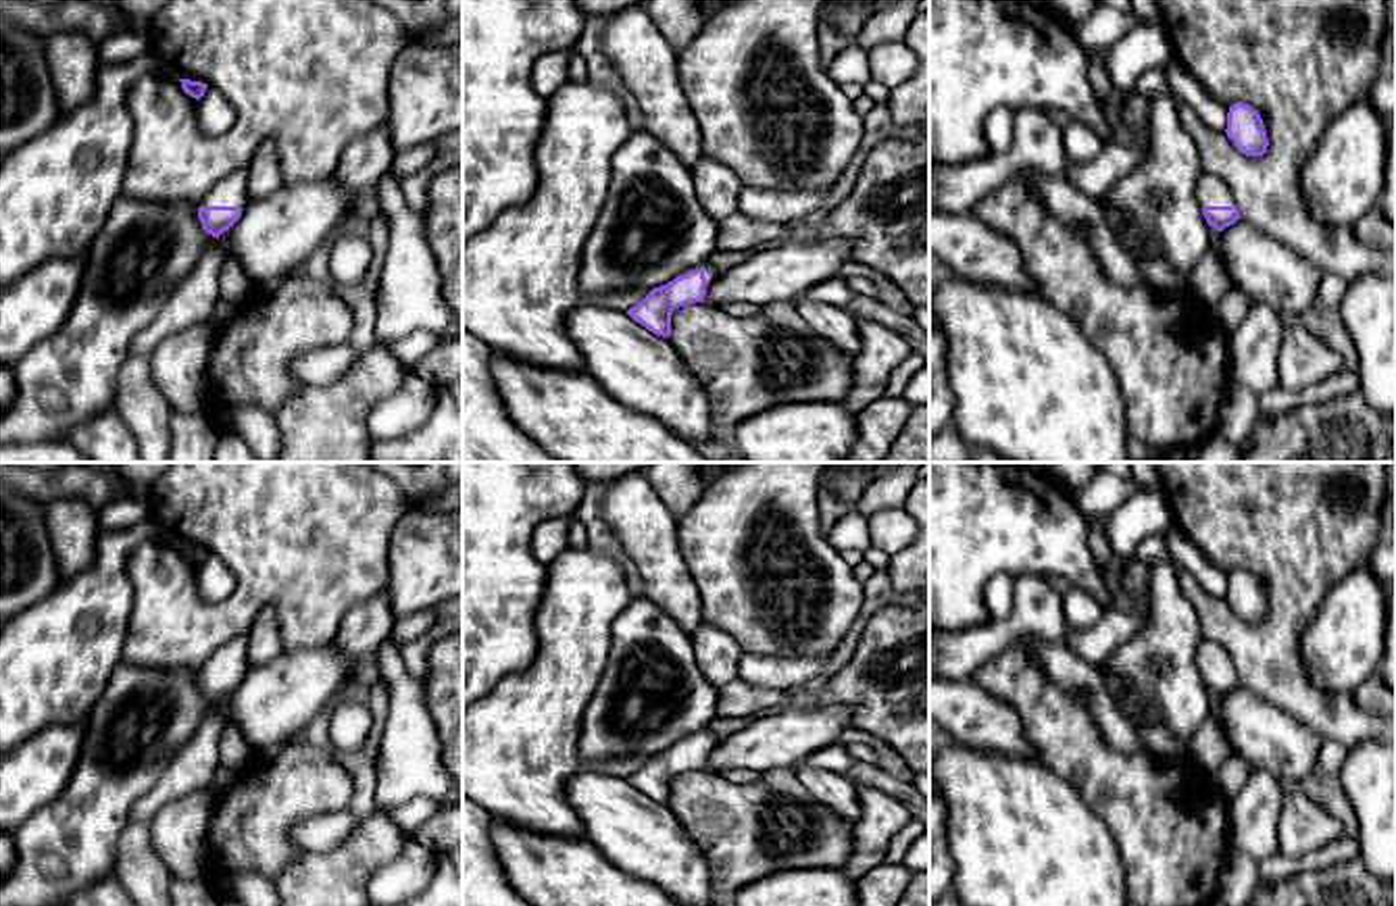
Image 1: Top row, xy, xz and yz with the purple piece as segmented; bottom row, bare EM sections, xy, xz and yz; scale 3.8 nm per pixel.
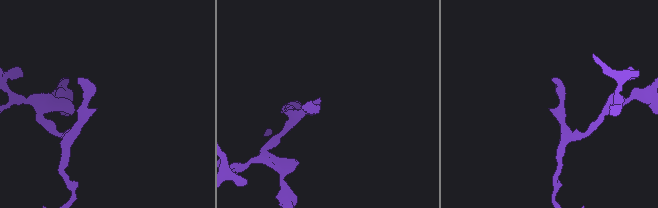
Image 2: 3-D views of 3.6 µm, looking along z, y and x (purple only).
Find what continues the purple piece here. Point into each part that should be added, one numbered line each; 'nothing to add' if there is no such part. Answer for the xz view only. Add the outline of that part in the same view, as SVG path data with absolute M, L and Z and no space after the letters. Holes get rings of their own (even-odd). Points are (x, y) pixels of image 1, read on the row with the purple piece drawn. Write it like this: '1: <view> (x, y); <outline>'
1: xz (711, 273); M711 260L702 262L702 265L694 265L690 267L688 271L696 271L696 269L702 269L704 271L704 277L706 277L706 292L711 290L713 281L717 279L719 271L711 265ZM685 271L685 273L688 273ZM679 273L677 277L685 275L685 273Z

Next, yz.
1: yz (1211, 190); M1202 171L1196 181L1198 206L1231 206L1233 194L1225 187L1223 179Z

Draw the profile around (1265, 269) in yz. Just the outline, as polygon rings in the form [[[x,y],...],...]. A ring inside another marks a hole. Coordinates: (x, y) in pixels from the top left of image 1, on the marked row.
[[[1238,219],[1219,231],[1217,252],[1231,285],[1248,294],[1254,302],[1265,302],[1283,321],[1300,321],[1300,317],[1315,306],[1325,271],[1281,242],[1265,235],[1248,221]]]

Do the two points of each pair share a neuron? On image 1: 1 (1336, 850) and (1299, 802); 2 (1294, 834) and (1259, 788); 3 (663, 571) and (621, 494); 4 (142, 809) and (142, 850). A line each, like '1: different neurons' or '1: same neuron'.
1: different neurons
2: different neurons
3: same neuron
4: different neurons

